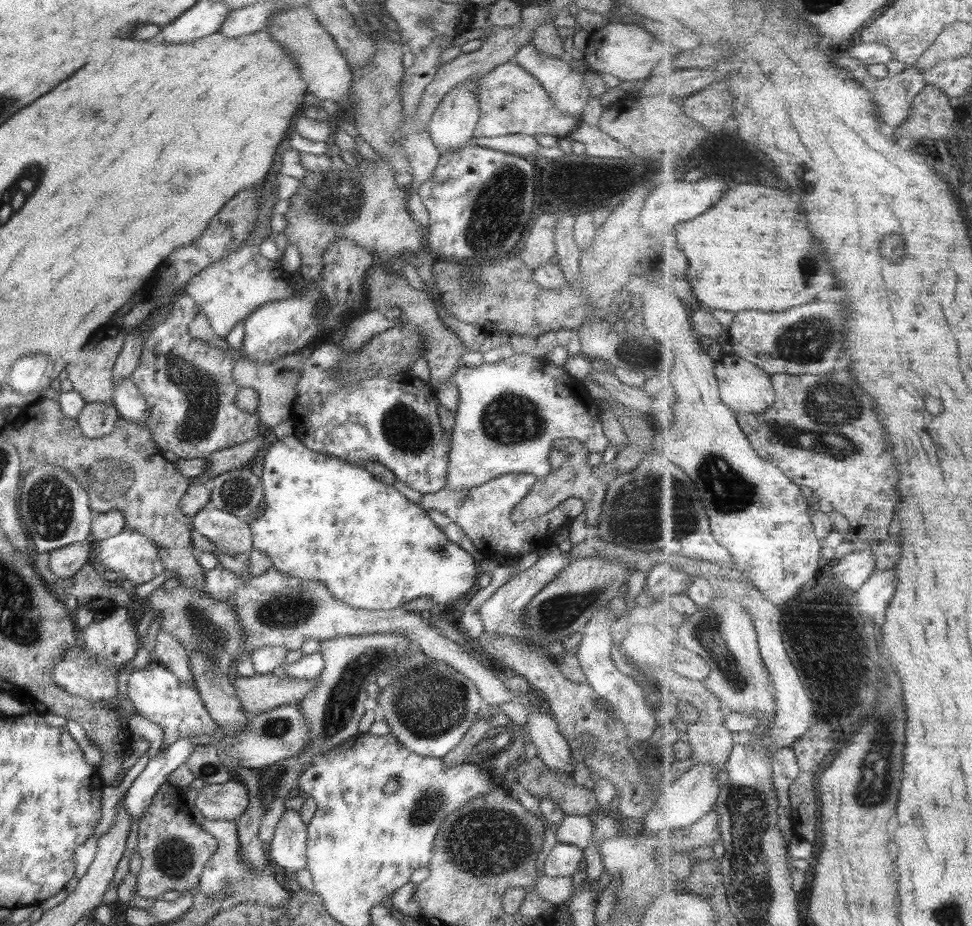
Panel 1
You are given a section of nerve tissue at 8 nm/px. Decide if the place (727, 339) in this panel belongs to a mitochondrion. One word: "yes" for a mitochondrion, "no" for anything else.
no

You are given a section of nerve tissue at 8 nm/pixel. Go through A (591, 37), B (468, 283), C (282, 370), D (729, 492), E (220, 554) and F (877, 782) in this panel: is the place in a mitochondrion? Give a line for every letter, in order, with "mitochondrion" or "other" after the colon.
A: other
B: mitochondrion
C: other
D: mitochondrion
E: other
F: mitochondrion

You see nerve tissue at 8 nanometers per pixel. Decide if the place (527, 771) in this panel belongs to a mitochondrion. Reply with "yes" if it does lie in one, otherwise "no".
no

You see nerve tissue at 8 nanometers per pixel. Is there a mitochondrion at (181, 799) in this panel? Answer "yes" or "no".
no

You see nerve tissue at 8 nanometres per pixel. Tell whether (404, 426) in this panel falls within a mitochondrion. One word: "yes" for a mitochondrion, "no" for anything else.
yes

